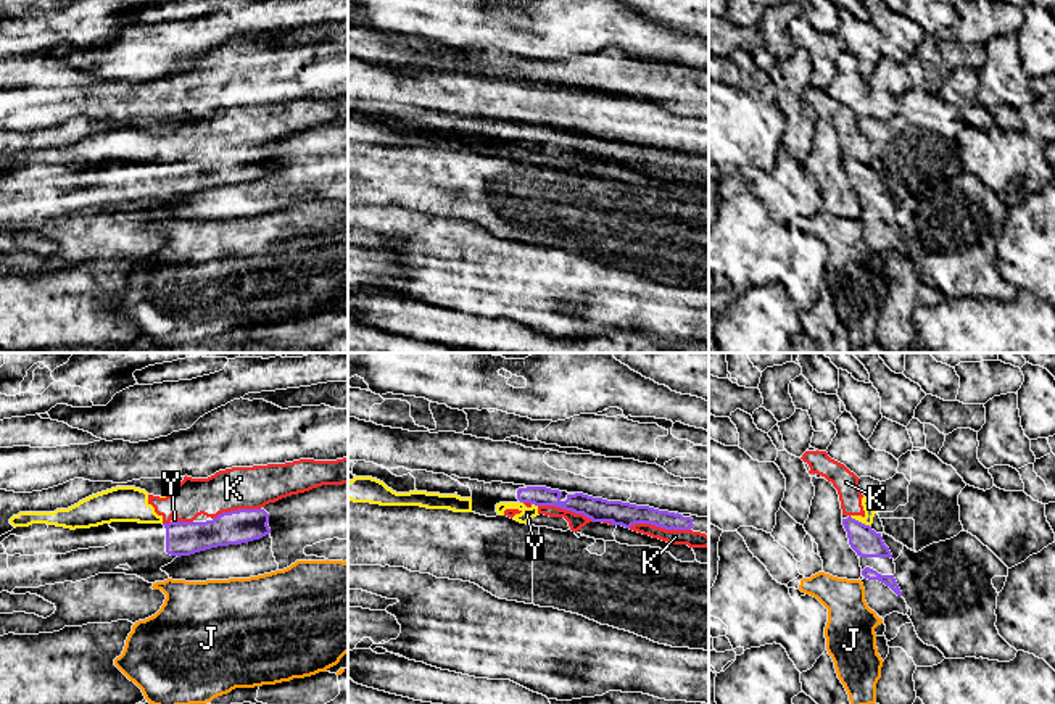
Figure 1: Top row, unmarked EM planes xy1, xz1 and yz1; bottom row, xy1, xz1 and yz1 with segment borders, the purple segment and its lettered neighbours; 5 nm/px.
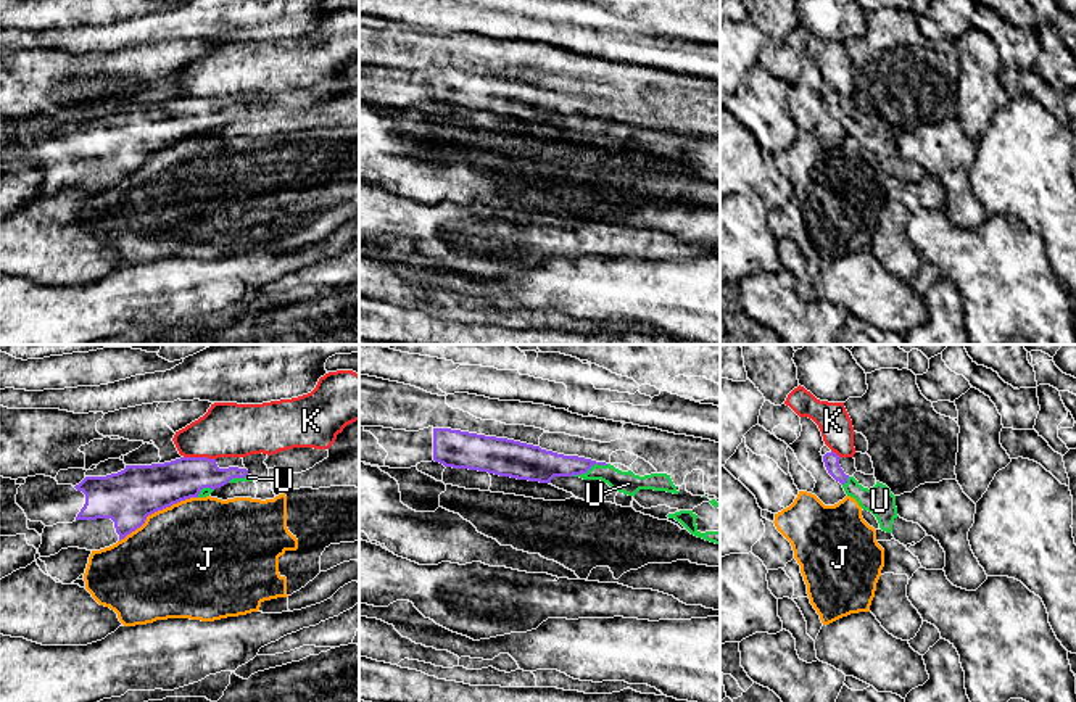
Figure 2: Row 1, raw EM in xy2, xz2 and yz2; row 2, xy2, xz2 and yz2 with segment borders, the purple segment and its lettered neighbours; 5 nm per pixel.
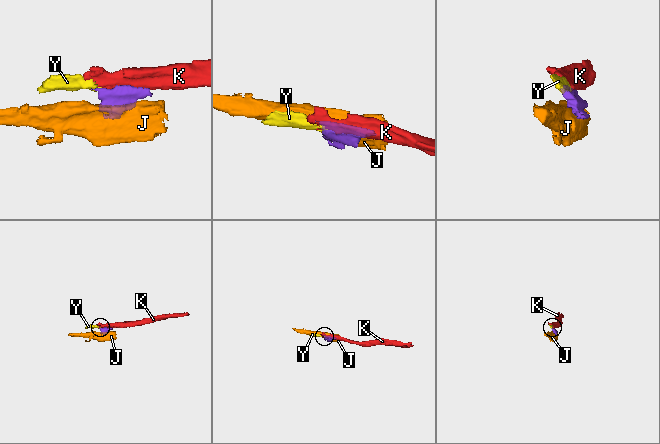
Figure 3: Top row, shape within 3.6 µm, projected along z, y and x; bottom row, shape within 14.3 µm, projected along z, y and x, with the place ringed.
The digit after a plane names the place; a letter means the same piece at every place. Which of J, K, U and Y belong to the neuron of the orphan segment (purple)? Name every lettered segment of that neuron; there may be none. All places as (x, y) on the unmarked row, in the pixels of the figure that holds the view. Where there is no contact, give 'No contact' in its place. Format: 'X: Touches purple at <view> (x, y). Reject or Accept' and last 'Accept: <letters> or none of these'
J: Touches purple at xy2 (157, 150). Reject
K: Touches purple at xz1 (659, 165). Reject
U: Touches purple at xz2 (590, 107). Accept
Y: Touches purple at yz1 (860, 161). Reject
Accept: U

